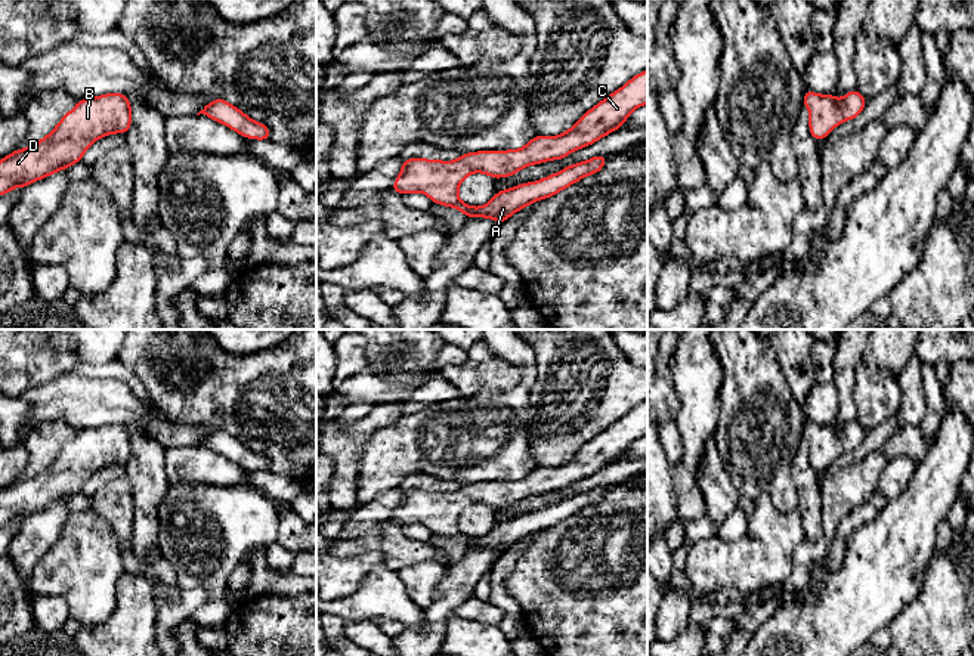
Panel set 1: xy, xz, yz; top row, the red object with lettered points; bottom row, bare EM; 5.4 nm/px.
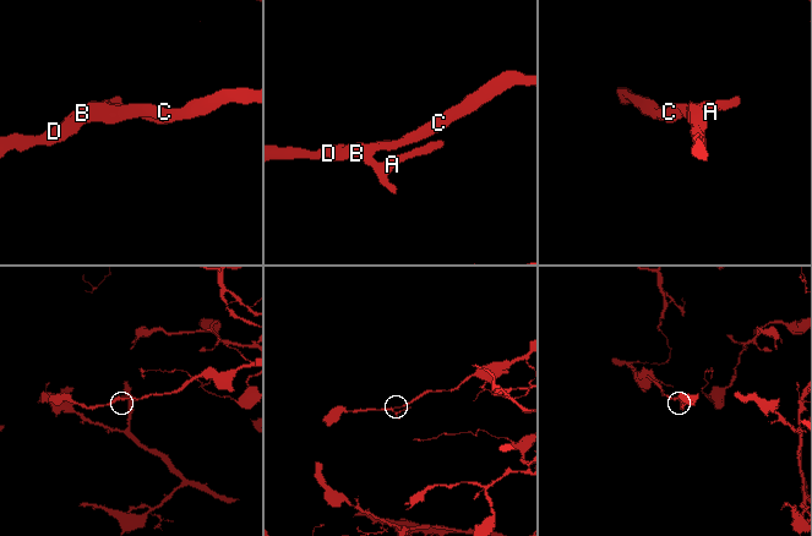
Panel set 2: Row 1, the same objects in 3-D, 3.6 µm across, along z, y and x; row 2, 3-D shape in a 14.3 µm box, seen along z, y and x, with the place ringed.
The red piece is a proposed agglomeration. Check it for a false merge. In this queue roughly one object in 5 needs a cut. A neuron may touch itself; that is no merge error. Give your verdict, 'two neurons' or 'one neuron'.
one neuron

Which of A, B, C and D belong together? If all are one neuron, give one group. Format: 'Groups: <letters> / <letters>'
Groups: A B C D

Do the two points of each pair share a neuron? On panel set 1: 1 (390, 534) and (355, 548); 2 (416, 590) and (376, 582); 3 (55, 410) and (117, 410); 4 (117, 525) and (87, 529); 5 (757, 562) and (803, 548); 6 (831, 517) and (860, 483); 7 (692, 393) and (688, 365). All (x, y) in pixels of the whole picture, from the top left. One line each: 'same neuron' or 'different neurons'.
1: same neuron
2: different neurons
3: same neuron
4: different neurons
5: different neurons
6: same neuron
7: same neuron

